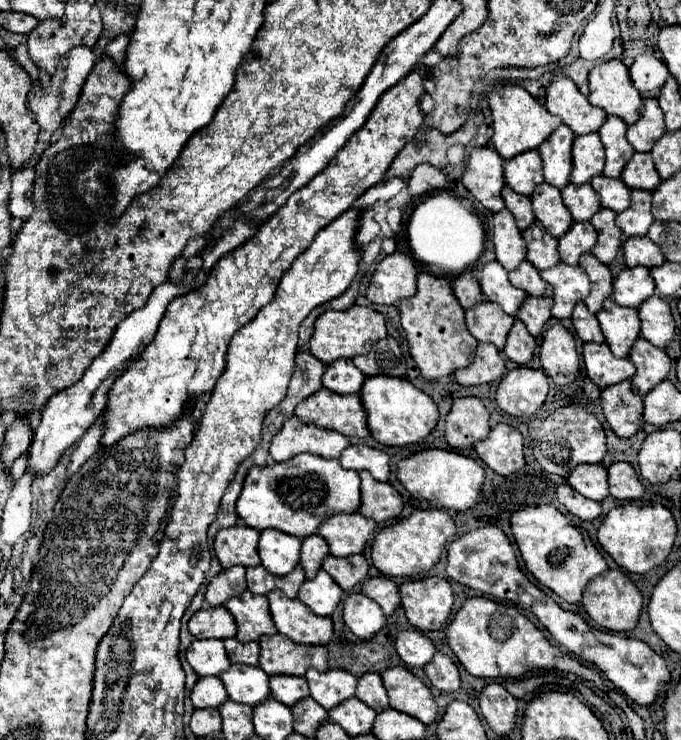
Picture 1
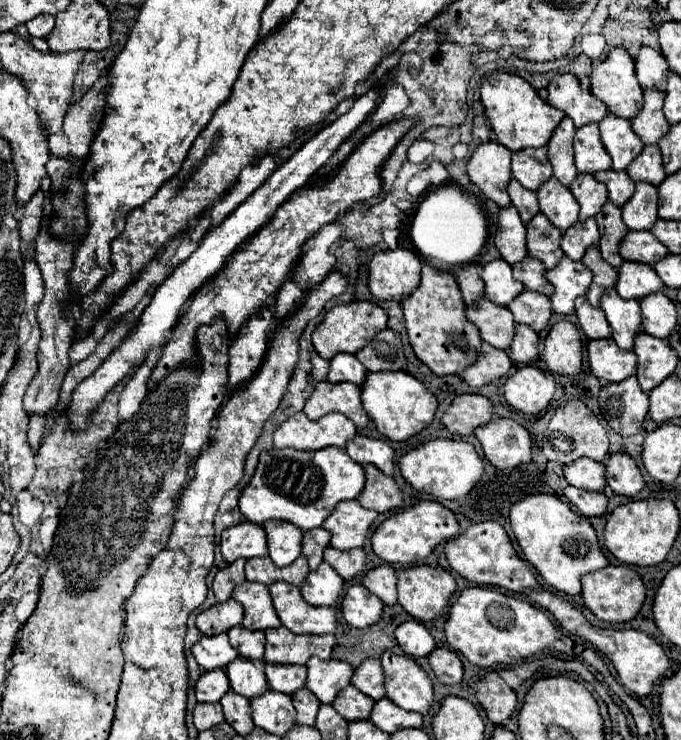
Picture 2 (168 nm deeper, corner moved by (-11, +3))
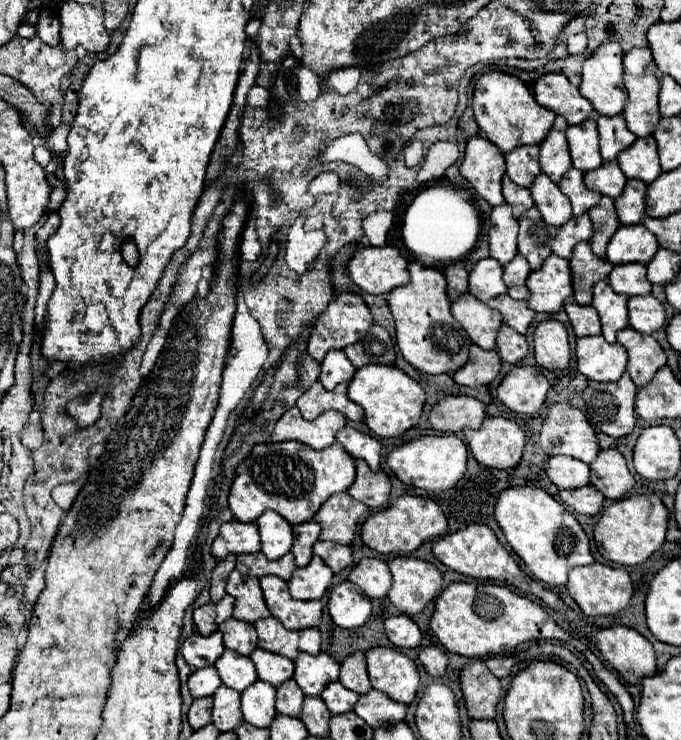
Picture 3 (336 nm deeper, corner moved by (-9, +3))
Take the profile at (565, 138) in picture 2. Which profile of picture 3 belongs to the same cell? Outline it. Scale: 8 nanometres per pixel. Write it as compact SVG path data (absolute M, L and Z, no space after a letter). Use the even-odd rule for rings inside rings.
M557 115L553 127L549 129L547 137L539 145L541 147L539 165L541 165L543 173L555 183L559 183L563 173L569 171L569 167L571 167L571 157L569 157L565 129L567 129L567 121L561 115Z

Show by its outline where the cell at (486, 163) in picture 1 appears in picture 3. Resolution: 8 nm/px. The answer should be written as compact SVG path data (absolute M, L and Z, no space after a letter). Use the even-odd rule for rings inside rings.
M483 137L467 139L465 157L459 171L461 177L467 179L489 205L505 203L501 193L501 177L505 175L505 157L489 139Z

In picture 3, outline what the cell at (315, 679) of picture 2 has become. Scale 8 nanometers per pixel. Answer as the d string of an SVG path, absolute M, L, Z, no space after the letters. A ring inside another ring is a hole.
M299 653L295 659L293 677L305 695L321 695L321 691L331 681L339 679L339 663L325 653L319 653L315 657Z

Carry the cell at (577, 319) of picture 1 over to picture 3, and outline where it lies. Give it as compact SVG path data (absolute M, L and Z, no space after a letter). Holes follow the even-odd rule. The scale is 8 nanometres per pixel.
M573 297L565 301L565 313L569 315L571 327L577 337L585 335L601 335L601 323L597 317L597 311L591 305L577 305Z

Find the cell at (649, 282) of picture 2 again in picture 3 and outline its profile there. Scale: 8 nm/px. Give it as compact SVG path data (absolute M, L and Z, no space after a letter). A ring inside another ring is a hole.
M629 263L629 265L613 267L613 271L609 273L609 283L615 293L623 293L627 297L651 293L651 283L647 281L643 263Z

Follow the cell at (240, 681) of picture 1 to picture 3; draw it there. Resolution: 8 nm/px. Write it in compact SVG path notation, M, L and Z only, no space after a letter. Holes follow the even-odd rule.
M225 651L217 661L215 667L219 671L221 681L235 689L235 691L243 691L247 689L253 681L257 681L255 675L255 665L253 661L249 661L249 657L233 653L233 651Z

